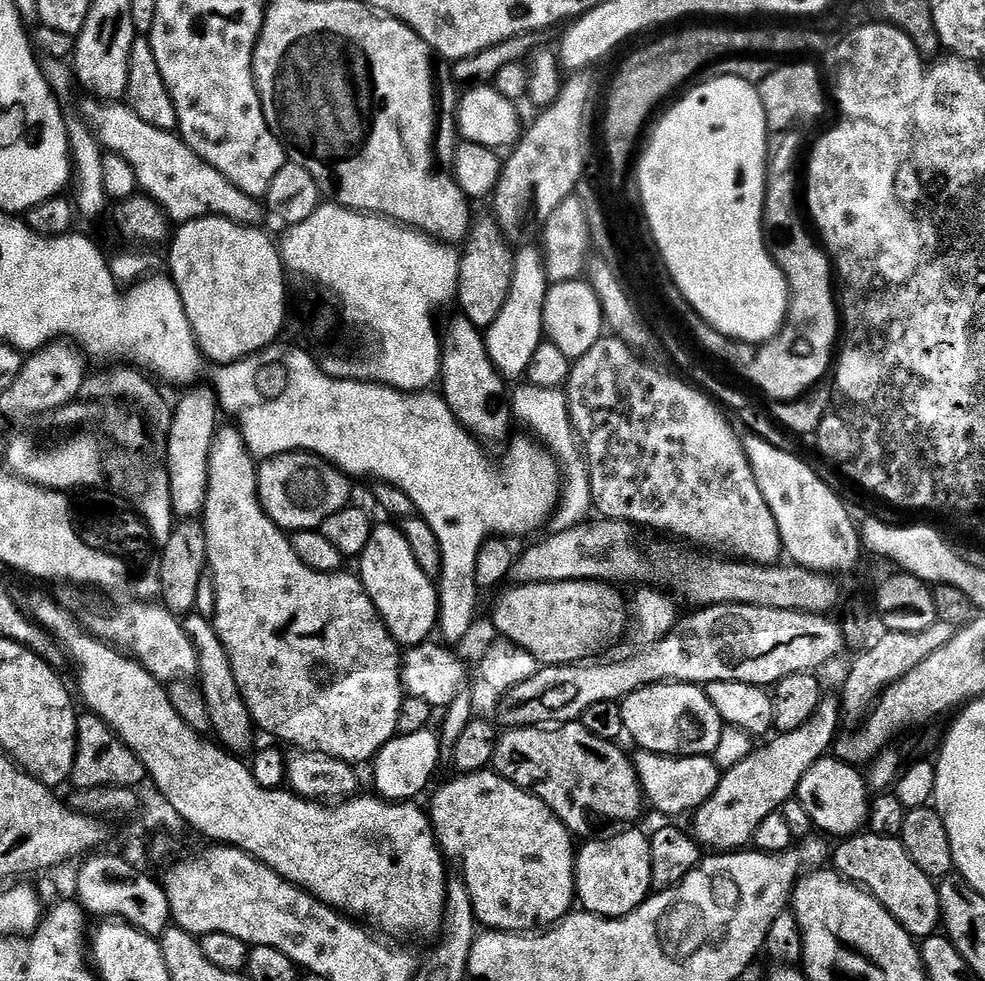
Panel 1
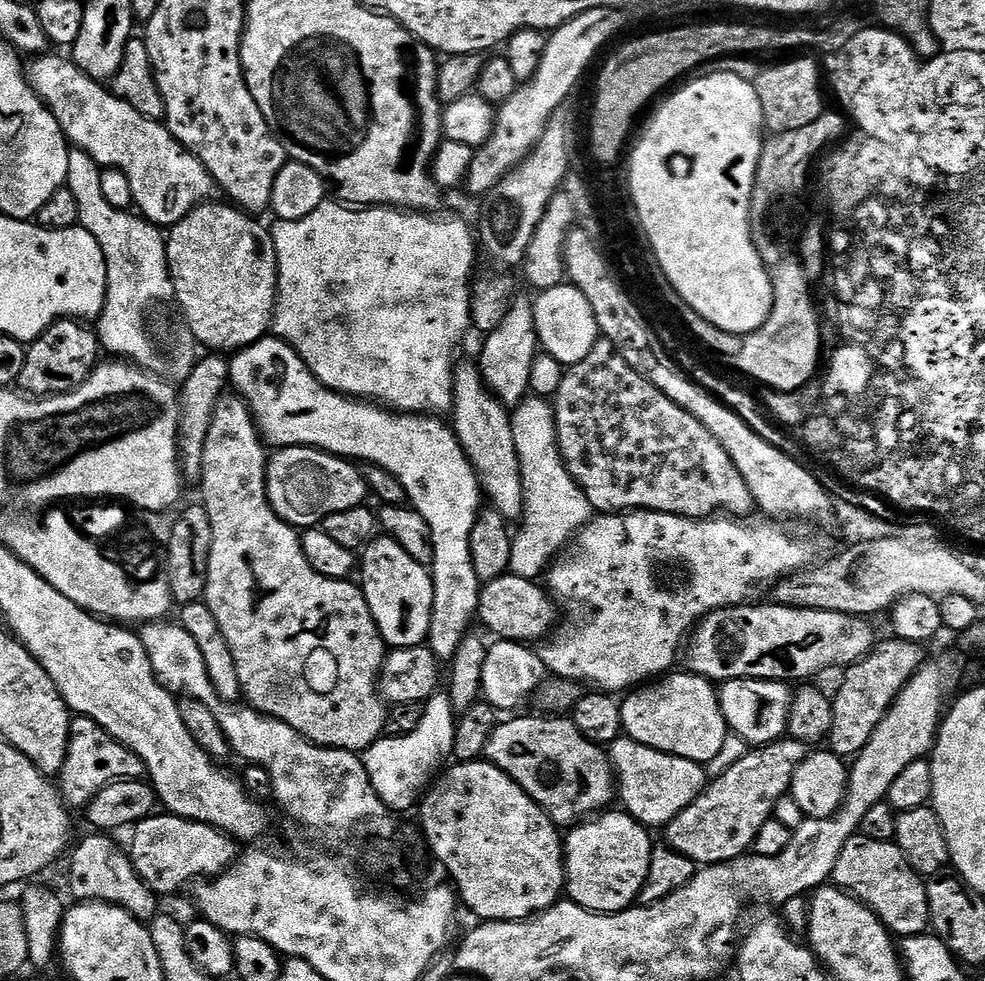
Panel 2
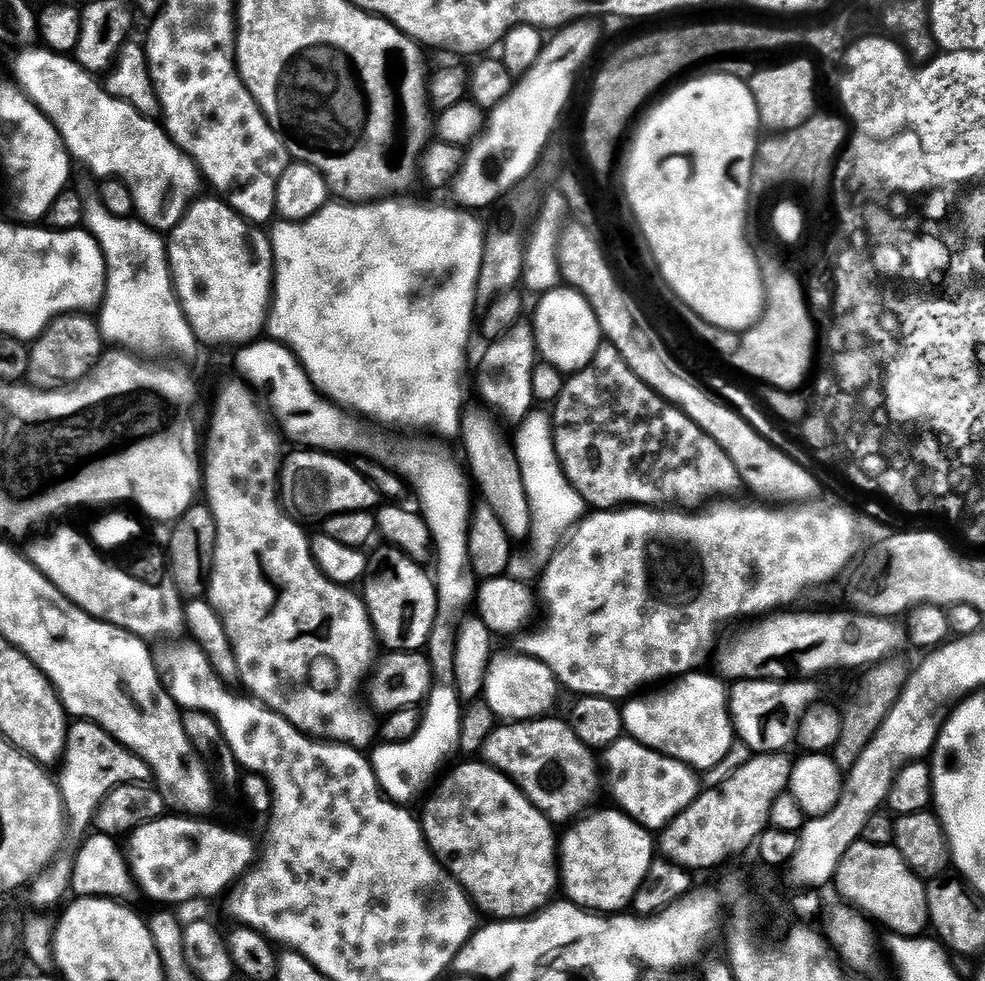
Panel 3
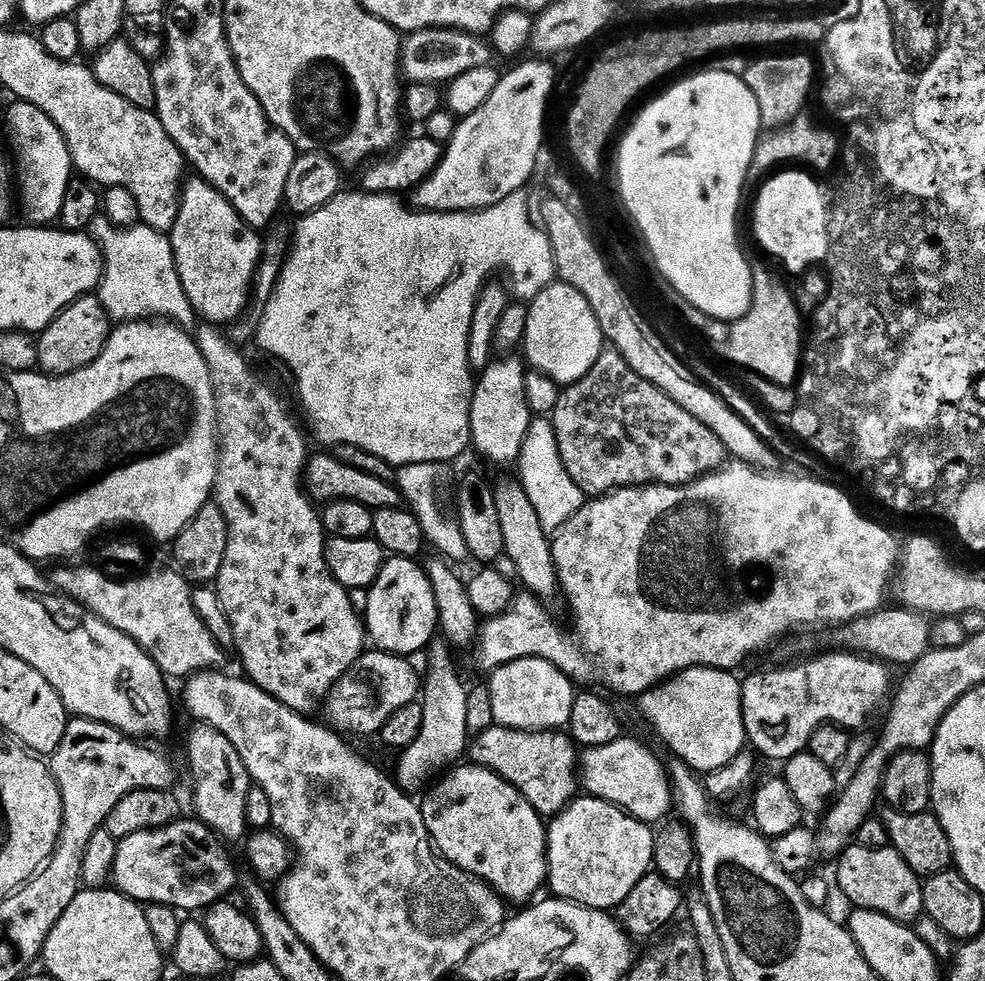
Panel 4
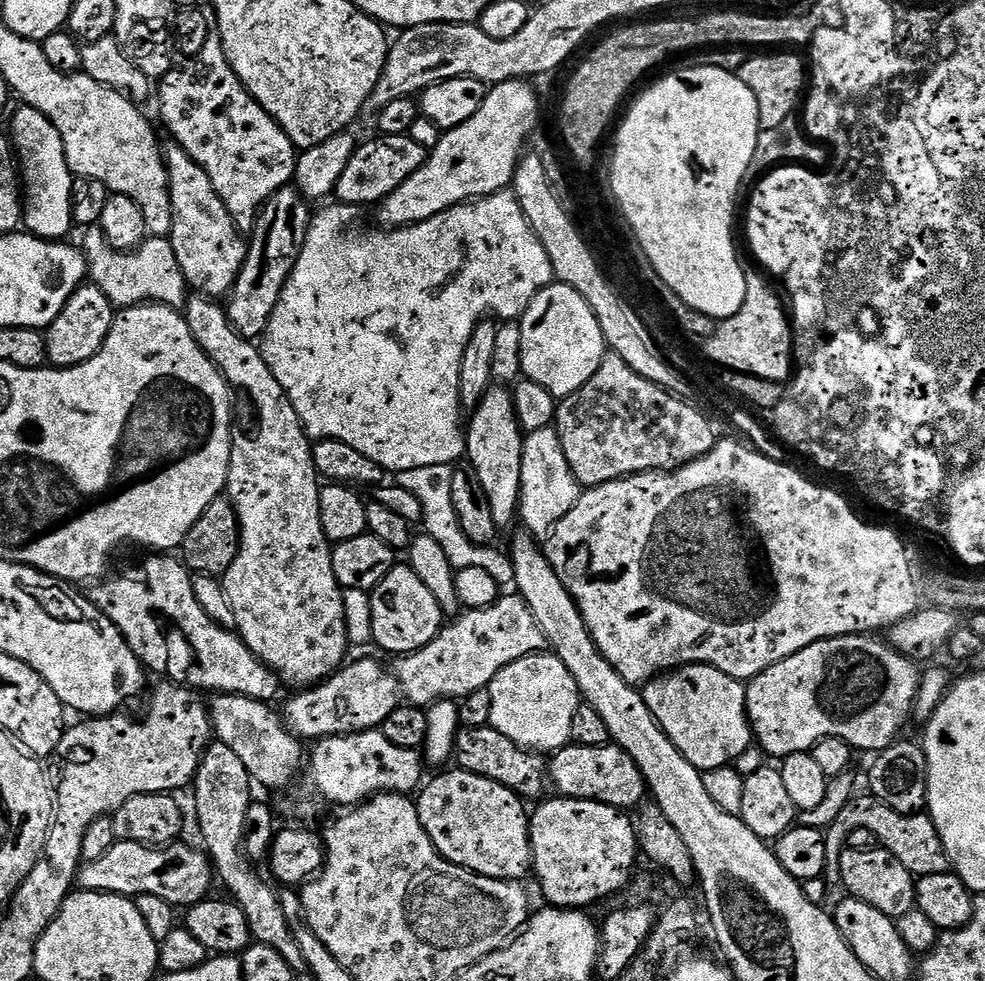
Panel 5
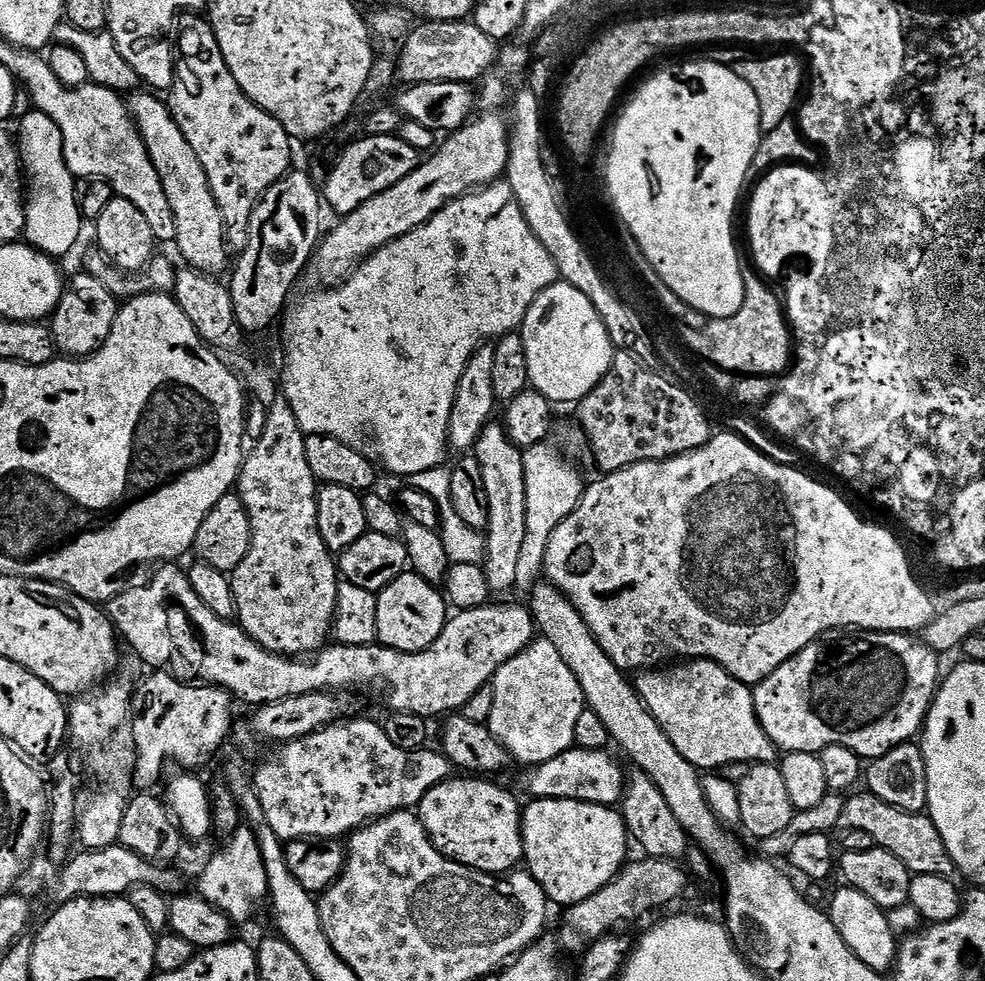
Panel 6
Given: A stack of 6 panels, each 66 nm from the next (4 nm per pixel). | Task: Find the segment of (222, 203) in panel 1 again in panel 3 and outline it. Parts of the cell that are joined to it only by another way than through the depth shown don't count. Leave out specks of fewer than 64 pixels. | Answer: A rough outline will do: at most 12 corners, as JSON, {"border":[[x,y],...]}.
{"border":[[28,46],[15,83],[77,165],[171,233],[202,185],[153,117],[71,55]]}

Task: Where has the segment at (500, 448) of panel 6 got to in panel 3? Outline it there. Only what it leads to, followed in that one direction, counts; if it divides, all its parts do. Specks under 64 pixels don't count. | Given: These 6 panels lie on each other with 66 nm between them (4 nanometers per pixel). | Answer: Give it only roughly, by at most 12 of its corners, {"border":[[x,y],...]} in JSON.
{"border":[[533,325],[489,343],[480,396],[504,420],[533,411]]}

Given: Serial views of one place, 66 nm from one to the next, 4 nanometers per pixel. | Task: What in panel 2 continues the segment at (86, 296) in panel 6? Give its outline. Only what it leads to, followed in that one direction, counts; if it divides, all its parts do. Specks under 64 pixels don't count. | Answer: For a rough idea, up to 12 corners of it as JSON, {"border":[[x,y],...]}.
{"border":[[55,320],[27,345],[19,387],[71,392],[101,355],[97,333]]}

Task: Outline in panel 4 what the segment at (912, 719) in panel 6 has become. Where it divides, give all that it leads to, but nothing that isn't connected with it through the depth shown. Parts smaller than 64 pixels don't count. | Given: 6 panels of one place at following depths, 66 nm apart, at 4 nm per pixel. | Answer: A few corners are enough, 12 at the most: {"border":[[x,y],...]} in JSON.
{"border":[[847,650],[756,672],[747,743],[786,762],[814,730],[862,727],[894,688]]}

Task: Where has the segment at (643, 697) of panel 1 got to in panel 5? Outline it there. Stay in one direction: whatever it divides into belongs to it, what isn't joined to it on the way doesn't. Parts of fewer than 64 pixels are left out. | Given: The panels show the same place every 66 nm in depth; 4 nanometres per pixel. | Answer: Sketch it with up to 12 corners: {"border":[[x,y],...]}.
{"border":[[685,664],[642,691],[695,768],[753,747],[745,685]]}

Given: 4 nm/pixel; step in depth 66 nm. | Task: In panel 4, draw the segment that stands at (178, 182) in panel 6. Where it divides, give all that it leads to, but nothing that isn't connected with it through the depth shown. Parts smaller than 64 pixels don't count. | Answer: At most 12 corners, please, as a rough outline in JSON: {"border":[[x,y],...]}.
{"border":[[213,184],[183,185],[170,233],[201,321],[237,323],[262,236]]}

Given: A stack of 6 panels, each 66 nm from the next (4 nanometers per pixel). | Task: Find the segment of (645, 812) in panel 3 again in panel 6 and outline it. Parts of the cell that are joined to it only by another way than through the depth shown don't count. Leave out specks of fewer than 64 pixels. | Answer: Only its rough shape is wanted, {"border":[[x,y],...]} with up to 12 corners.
{"border":[[573,746],[529,767],[538,800],[619,805],[626,772],[610,753]]}

